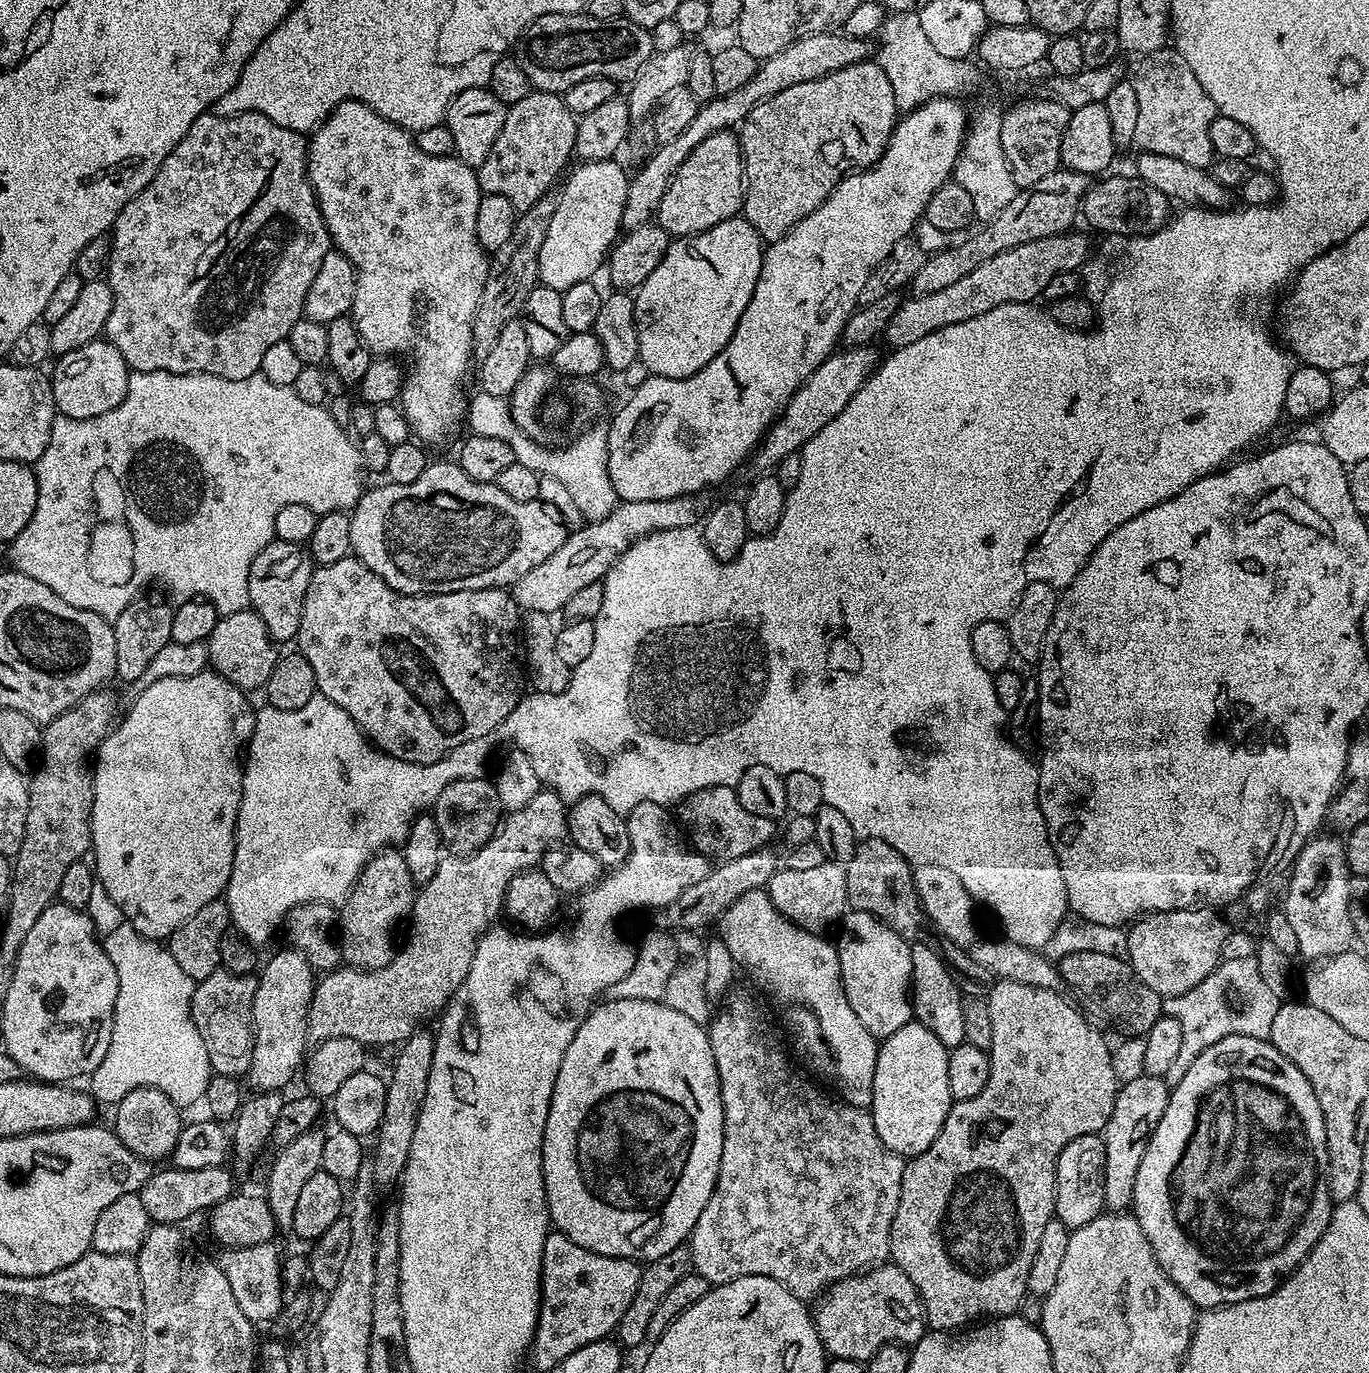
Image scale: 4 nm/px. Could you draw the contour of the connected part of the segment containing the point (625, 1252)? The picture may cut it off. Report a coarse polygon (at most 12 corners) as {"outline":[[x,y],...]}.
{"outline":[[597,1003],[542,1166],[555,1231],[647,1262],[722,1158],[705,1025]]}

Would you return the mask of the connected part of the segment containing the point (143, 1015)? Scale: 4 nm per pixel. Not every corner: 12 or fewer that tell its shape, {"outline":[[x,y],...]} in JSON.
{"outline":[[103,933],[118,970],[90,1095],[203,1101],[213,1078],[193,981],[159,940]]}

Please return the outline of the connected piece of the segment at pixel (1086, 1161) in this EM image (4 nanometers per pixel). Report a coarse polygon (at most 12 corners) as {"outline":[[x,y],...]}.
{"outline":[[1103,1135],[1056,1163],[1056,1215],[1069,1229],[1105,1211]]}

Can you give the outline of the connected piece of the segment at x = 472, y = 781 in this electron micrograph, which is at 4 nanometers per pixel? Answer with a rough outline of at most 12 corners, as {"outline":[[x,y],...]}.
{"outline":[[491,779],[450,782],[434,805],[445,849],[476,852],[502,824]]}

